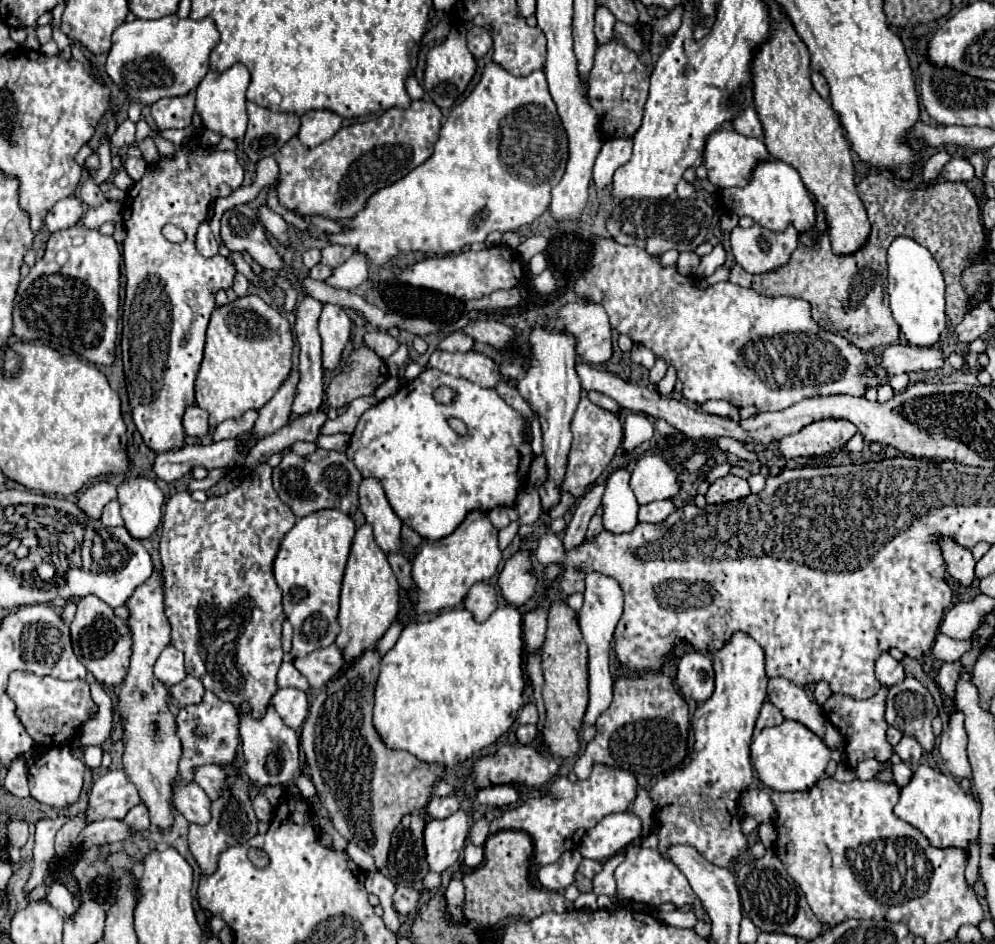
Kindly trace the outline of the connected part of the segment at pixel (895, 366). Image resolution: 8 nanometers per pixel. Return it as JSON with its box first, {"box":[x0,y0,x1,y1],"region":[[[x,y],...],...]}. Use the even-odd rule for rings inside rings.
{"box":[876,345,946,373],"region":[[[890,345],[876,349],[880,351],[880,369],[876,373],[912,373],[912,371],[936,371],[942,369],[946,353],[942,347],[914,347],[914,345]]]}

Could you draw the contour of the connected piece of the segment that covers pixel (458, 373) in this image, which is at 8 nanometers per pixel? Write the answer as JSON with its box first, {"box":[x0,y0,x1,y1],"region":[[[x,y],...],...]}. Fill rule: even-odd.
{"box":[428,351,500,387],"region":[[[434,351],[428,361],[428,367],[454,377],[464,377],[480,387],[494,387],[500,379],[500,371],[496,363],[486,355],[480,355],[474,351],[466,351],[466,353]]]}

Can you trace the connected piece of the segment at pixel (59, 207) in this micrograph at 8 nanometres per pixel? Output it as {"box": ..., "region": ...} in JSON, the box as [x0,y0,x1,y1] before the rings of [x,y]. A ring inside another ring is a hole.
{"box":[46,197,84,233],"region":[[[66,197],[66,199],[60,199],[46,215],[46,229],[50,233],[56,233],[56,231],[64,231],[64,229],[70,229],[74,227],[80,217],[82,217],[84,209],[82,209],[82,201],[78,197]]]}

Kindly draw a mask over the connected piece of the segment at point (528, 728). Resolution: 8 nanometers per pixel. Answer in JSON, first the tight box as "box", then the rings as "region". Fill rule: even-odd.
{"box":[516,725,536,745],"region":[[[520,725],[518,731],[516,731],[516,737],[518,737],[518,741],[524,743],[524,745],[532,743],[532,741],[536,739],[536,725]]]}

